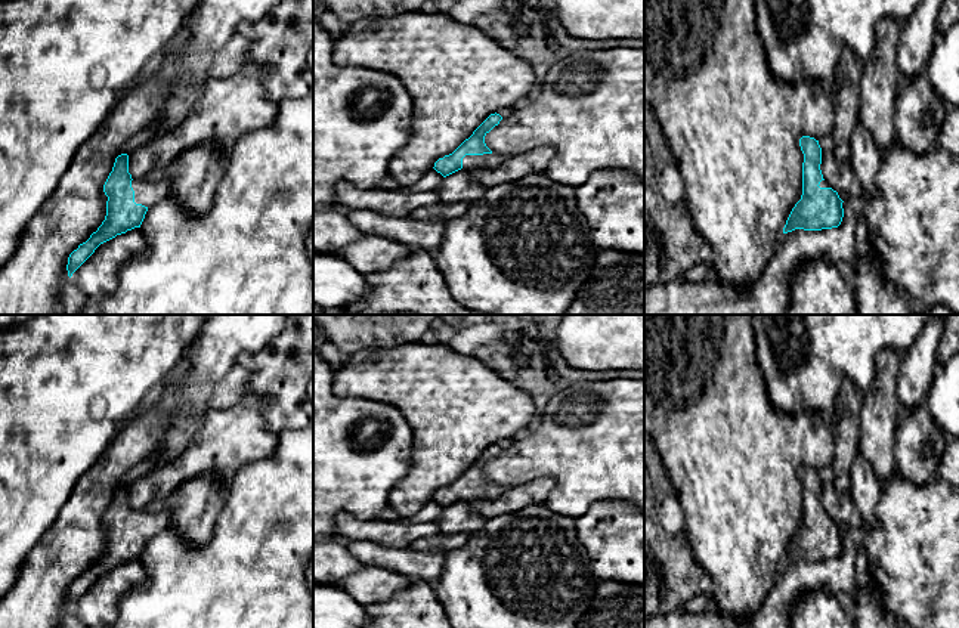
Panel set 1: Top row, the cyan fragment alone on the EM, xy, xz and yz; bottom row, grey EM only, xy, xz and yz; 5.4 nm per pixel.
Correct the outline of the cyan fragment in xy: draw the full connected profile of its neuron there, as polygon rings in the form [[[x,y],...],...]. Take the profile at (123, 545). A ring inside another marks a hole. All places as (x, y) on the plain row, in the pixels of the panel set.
[[[118,486],[103,516],[103,523],[108,528],[105,551],[86,573],[69,585],[68,607],[71,609],[100,575],[140,559],[148,539],[167,528],[170,519],[171,513],[168,510],[157,513],[133,510],[129,504],[129,486]]]

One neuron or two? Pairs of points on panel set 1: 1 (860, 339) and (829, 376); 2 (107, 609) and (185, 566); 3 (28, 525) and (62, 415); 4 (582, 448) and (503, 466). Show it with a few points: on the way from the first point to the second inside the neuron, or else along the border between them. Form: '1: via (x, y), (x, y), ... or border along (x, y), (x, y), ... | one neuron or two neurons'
1: via (851, 347), (832, 367) | one neuron
2: border along (144, 579), (123, 597), (117, 612) | two neurons
3: via (28, 498), (33, 492), (33, 445), (36, 442) | one neuron
4: via (563, 448), (522, 461) | one neuron

